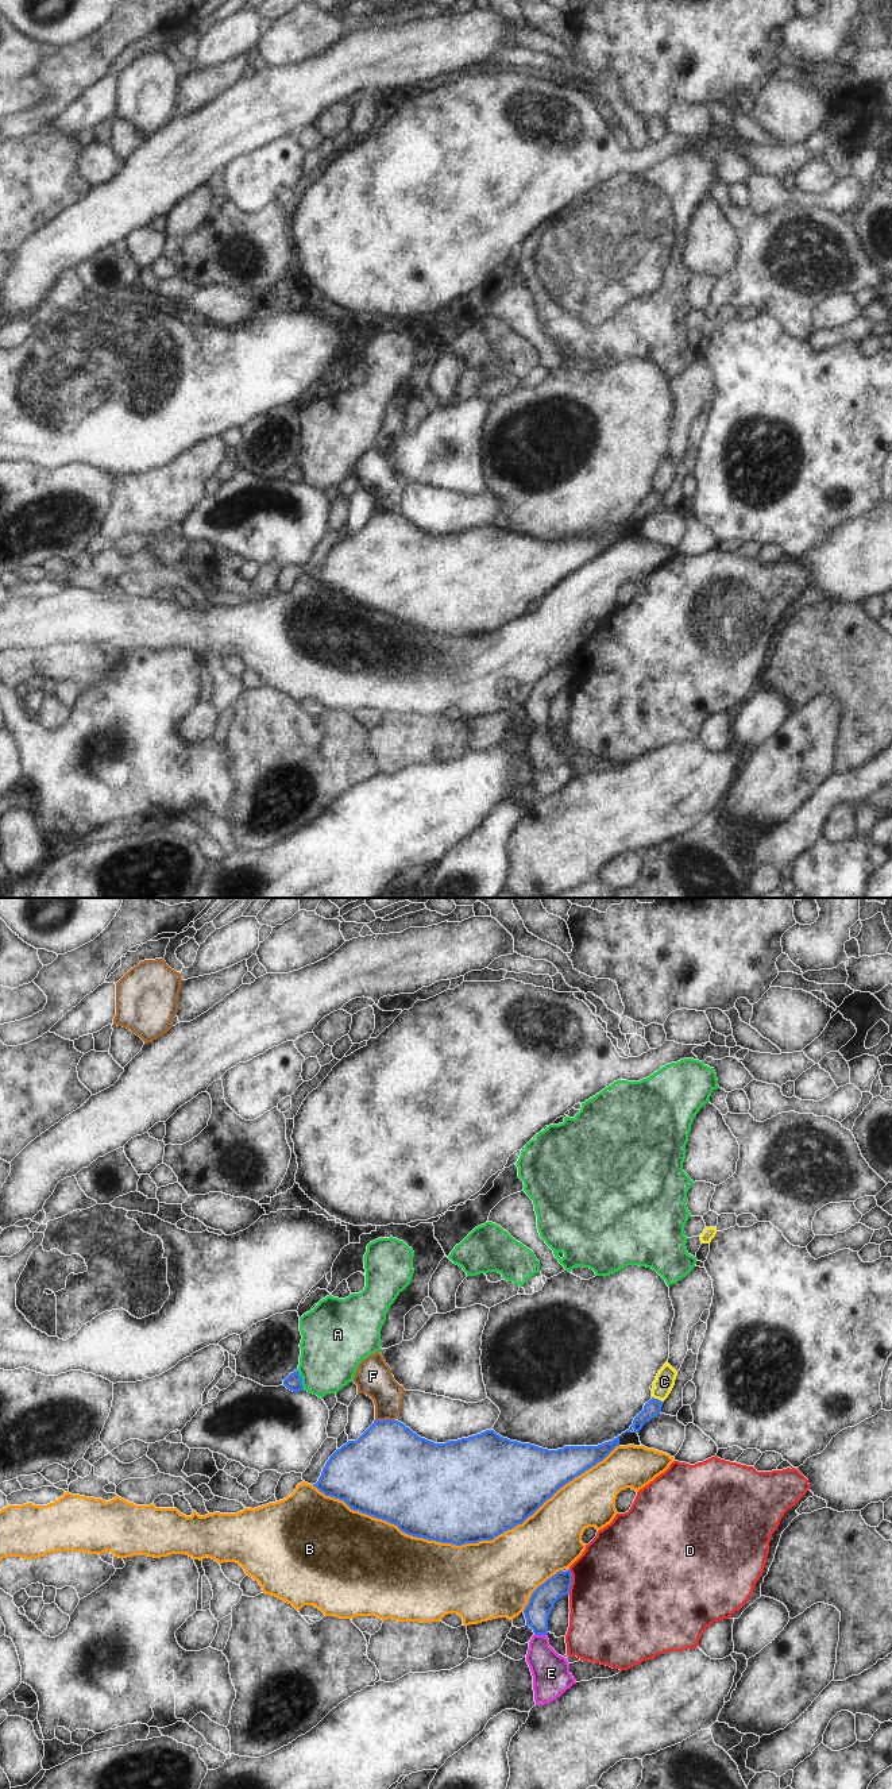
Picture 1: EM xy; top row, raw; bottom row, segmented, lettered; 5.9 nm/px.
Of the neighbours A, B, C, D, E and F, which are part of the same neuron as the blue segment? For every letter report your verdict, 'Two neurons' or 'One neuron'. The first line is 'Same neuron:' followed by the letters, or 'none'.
Same neuron: E
A: Two neurons
B: Two neurons
C: Two neurons
D: Two neurons
E: One neuron
F: Two neurons.

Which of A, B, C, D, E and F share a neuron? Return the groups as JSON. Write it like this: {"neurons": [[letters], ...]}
{"neurons": [["A"], ["B"], ["C"], ["D"], ["E"], ["F"]]}

